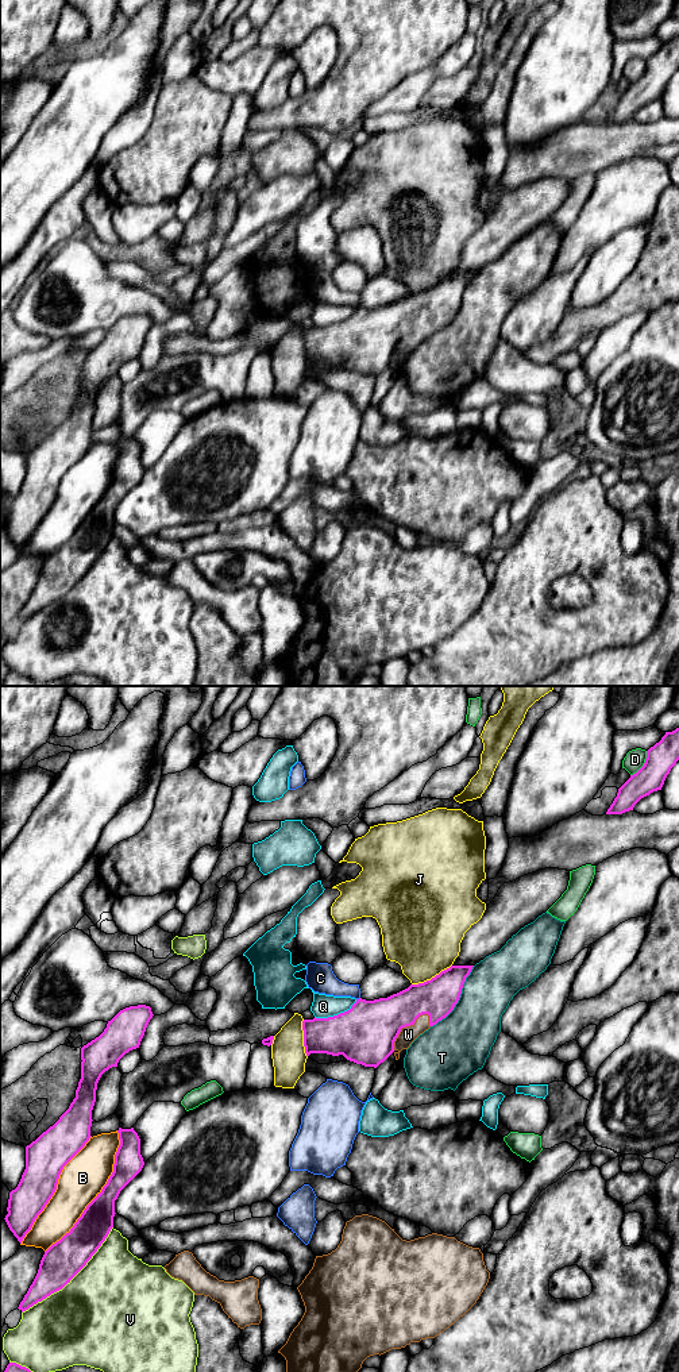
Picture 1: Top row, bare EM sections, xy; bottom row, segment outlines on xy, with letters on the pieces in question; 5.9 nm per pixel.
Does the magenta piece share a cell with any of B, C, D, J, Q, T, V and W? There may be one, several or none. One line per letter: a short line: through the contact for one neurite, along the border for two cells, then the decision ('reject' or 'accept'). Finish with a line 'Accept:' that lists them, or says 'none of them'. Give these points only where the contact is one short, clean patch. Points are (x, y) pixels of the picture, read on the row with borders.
B: reject
C: reject
D: reject
J: reject
Q: reject
T: reject
V: reject
W: xy (365, 1035), (379, 1026), (404, 1026), (408, 1035) | accept
Accept: W

